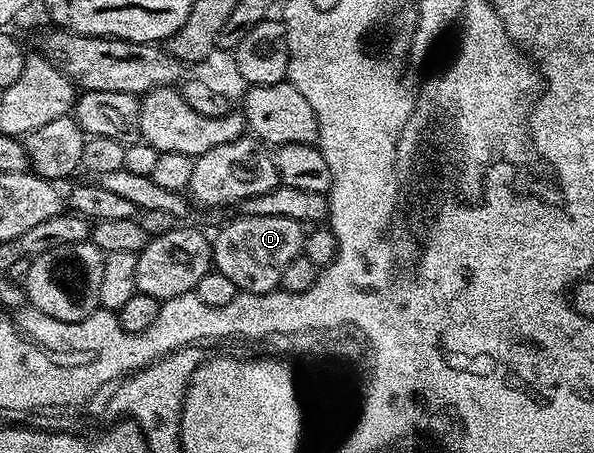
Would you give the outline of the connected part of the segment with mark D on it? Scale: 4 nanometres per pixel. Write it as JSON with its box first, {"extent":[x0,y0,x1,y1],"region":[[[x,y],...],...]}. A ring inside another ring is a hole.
{"extent":[212,216,306,294],"region":[[[236,216],[216,235],[212,235],[213,266],[237,290],[246,290],[249,294],[269,294],[281,285],[281,277],[291,260],[302,257],[306,231],[302,223],[287,216]]]}

